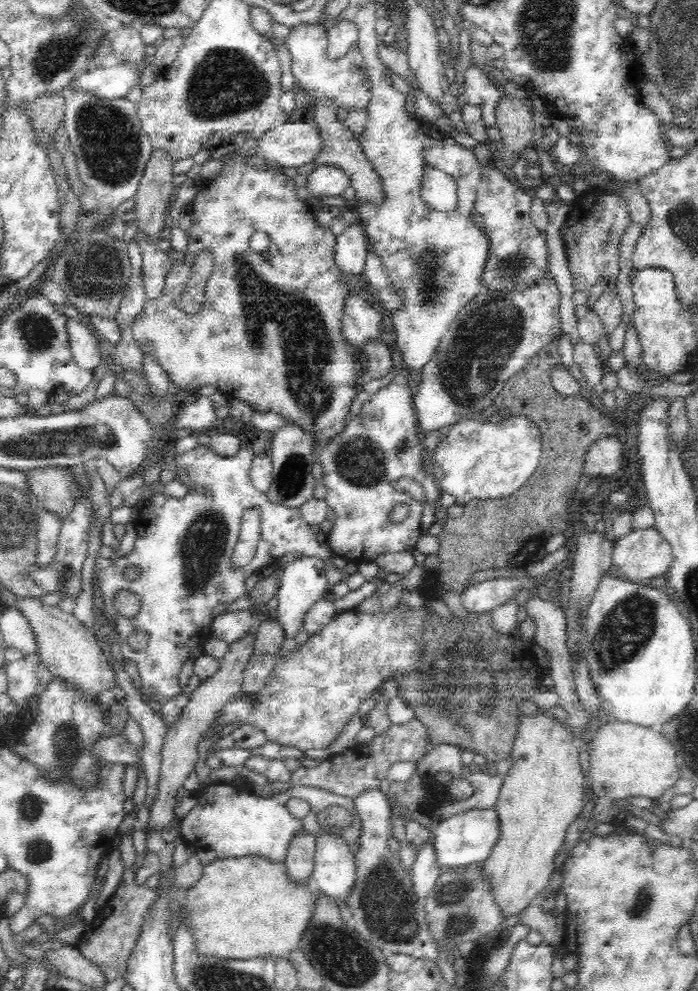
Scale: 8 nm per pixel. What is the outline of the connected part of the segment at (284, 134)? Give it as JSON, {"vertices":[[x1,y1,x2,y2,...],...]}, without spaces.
{"vertices":[[292,122,272,128,254,146,256,156,268,164,282,168,300,168,302,164,314,162,322,152,320,128,308,122]]}

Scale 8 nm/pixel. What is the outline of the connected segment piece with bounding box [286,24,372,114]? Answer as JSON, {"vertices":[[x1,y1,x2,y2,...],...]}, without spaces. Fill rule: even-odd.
{"vertices":[[296,24,292,26,288,38,286,38,286,46,290,50,292,56,292,76,296,80,296,88,302,88,308,94,308,102,314,106,314,110,318,108,318,104,332,100,334,106,346,114,350,110,364,110,368,108,370,100,372,100,372,82,368,78,366,72,366,64,360,56,358,50,348,52,346,56,342,56,340,60,332,62,328,60,328,56,324,54,324,50,318,50,318,36,316,34,308,34,306,36,306,24]]}

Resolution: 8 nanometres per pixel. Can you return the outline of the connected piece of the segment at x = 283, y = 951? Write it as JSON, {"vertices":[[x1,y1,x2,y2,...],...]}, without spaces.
{"vertices":[[242,856,242,858,234,858,234,860,214,860,210,862,208,866,204,866,204,872,202,872,202,878,190,888,190,890,184,890,178,898,178,902,184,906,186,910,186,916,188,916,188,924,190,924,190,930,194,934,194,942,196,942,196,954,200,954,200,958,230,958,230,960,254,960,254,958,284,958,284,956,290,956,292,952,298,950,300,946,300,940,302,940,302,934,308,926,308,922,312,920,312,912,314,912,314,904,316,904,316,896,310,892,310,886,306,882,292,882,288,878,288,870,286,870,286,864,284,862,270,862,268,858,262,858,262,856]]}

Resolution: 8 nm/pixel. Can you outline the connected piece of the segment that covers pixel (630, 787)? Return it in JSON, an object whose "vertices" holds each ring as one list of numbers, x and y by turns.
{"vertices":[[608,720,608,724,600,726,594,732,590,746,588,786,594,790,596,796,600,796,594,806,590,824,596,826,598,822,614,822,620,812,616,802,624,798,646,796,658,800,666,790,676,786,678,778,680,770,676,764,676,750,660,732,654,732,654,728,644,728,638,724]]}

